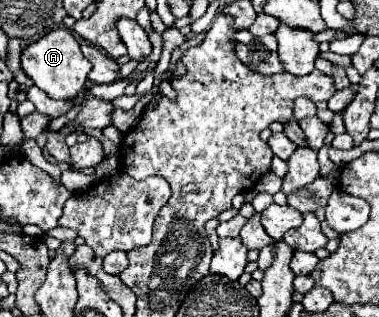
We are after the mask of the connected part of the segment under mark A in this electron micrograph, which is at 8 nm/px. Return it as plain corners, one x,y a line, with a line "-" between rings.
55,28
47,36
29,44
21,52
21,68
23,72
53,100
73,100
87,84
87,74
91,70
91,62
81,54
79,42
67,28

